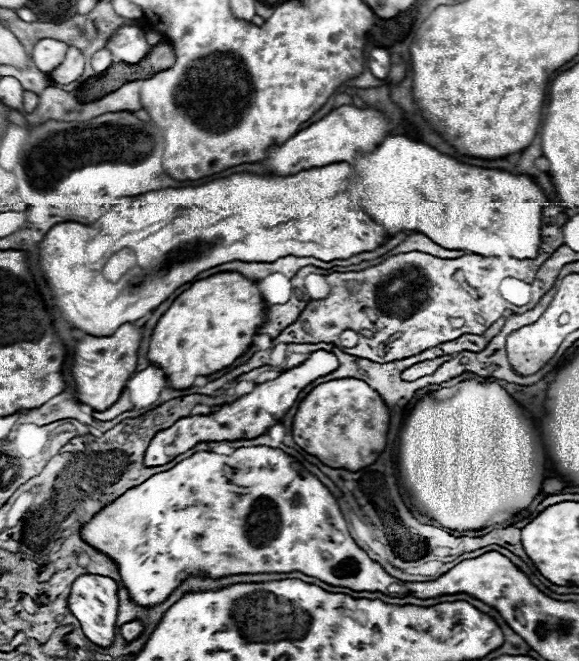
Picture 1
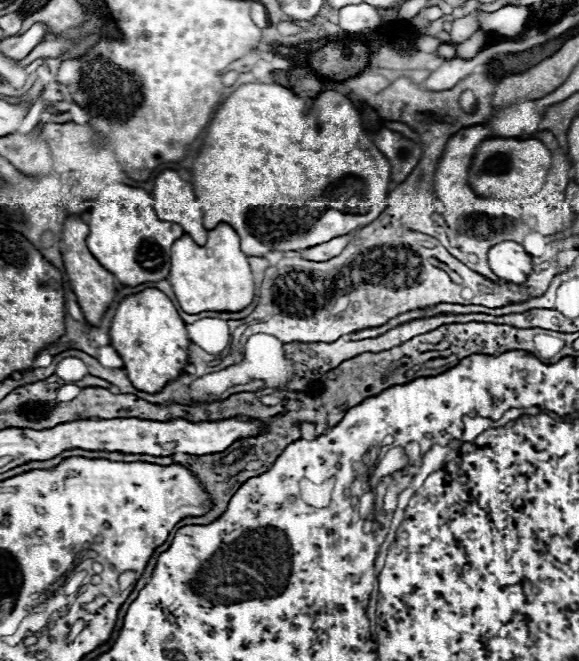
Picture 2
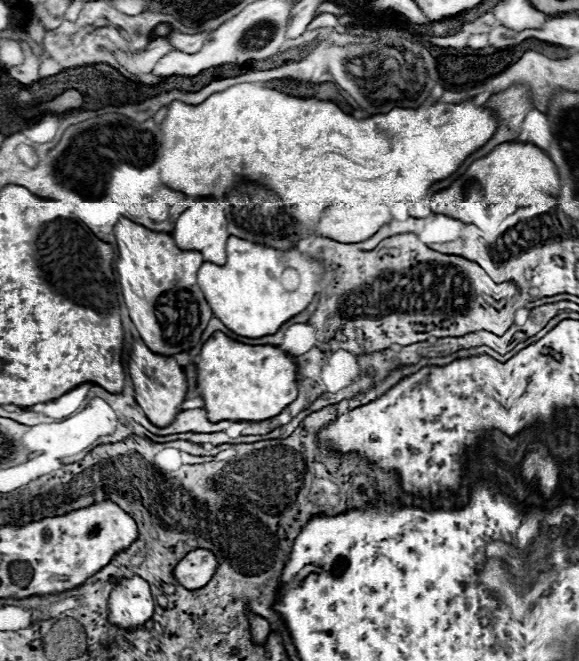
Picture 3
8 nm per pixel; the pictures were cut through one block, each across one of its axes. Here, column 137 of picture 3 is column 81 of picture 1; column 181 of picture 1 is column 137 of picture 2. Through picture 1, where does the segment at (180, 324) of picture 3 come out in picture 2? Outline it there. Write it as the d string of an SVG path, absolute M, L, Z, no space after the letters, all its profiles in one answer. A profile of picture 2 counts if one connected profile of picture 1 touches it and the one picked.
M110 184L98 194L96 204L90 210L88 226L90 236L86 242L90 252L124 286L164 280L170 274L170 248L184 236L184 230L178 224L156 218L148 192L126 184Z

